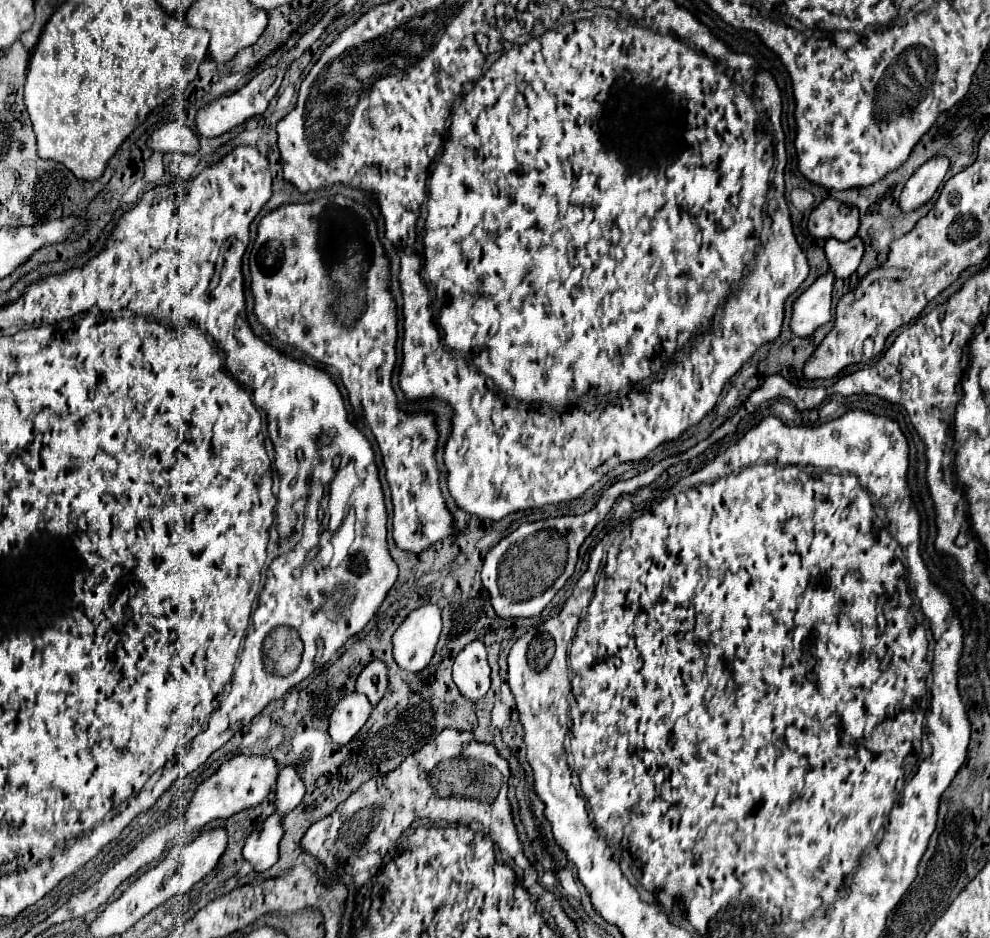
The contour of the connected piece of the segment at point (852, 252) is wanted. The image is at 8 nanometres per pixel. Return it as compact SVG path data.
M857 237L845 243L837 243L837 239L827 239L823 251L835 279L849 279L859 267L863 255L863 243L857 241Z

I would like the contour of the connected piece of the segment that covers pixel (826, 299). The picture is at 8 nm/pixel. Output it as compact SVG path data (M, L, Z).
M825 273L805 293L801 293L795 299L791 325L789 325L793 337L807 339L831 319L833 283L835 283L833 275Z

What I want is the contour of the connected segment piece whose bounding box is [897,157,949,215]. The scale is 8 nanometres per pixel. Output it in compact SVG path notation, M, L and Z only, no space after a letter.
M933 157L927 163L923 163L907 181L897 201L899 211L905 215L919 209L923 203L927 203L935 195L935 191L941 187L947 169L949 169L947 157Z

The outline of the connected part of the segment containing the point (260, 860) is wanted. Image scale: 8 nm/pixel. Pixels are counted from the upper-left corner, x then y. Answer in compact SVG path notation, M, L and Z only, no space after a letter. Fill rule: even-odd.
M277 815L267 817L245 841L243 861L251 865L255 873L263 873L271 869L279 859L279 839L283 835L281 819Z

